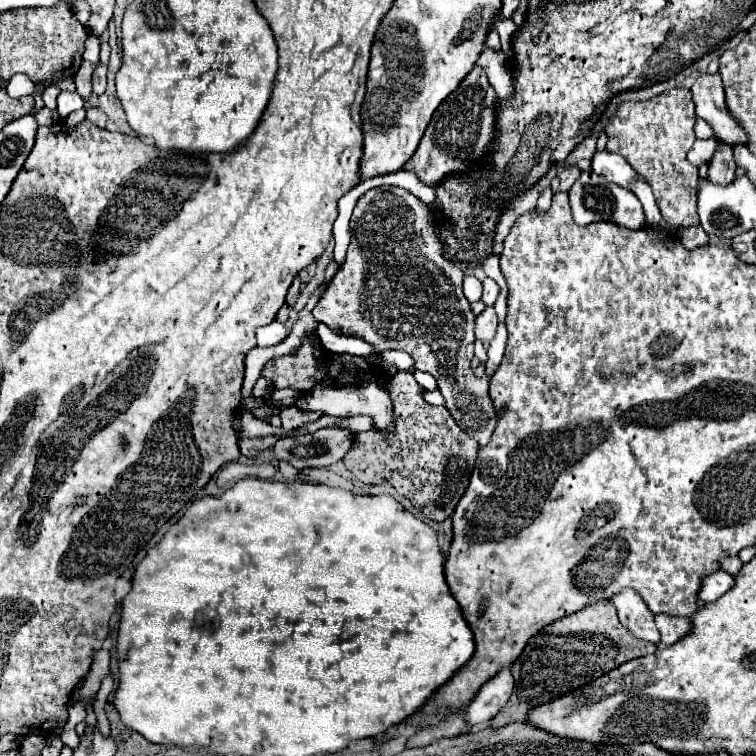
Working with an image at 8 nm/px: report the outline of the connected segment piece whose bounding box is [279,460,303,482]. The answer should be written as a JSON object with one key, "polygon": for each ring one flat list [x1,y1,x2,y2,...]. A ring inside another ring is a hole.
{"polygon":[[281,460,281,462,279,462,279,472,281,472,281,476,283,476,287,482,291,482,291,480,303,480,303,478,299,476,299,470,295,470,287,460]]}

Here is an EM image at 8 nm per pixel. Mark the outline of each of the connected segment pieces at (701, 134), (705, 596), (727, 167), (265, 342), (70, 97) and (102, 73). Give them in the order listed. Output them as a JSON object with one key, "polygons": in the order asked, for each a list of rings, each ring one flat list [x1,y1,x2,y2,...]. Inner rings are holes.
{"polygons":[[[697,118,697,122,695,122,695,134,697,134,697,138,717,138,713,128,703,118]],[[717,570,715,574,709,574,701,580,701,588,697,592,697,598,703,604,709,604,709,602,721,598,731,586,733,586,733,576,723,570]],[[719,144,713,158,709,160,709,180,717,184,729,184,735,178,735,160,733,160,733,148,729,144]],[[271,322,267,326,263,326,261,330,257,330,257,344,259,346,271,346,271,344,279,344,289,336,289,330,285,324,281,322]],[[61,92,57,98,57,112,61,118,83,108,83,98,77,92]],[[97,64,95,72,93,72,93,92,95,94,103,94,105,92,105,84,107,84,108,68,105,64]]]}

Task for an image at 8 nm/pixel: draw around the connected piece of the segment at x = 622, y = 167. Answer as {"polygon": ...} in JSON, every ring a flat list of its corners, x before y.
{"polygon":[[599,150,591,158,591,170,599,176,603,176,607,182,615,182,619,186,629,188,637,172,621,158,621,154,609,152,609,150]]}

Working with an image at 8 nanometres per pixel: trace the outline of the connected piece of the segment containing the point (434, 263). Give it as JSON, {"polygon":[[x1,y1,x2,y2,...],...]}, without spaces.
{"polygon":[[381,186,369,190,359,198,351,216,351,244,343,266,329,282,323,298,313,308,315,320,329,326,333,332,353,336,371,344,373,352,401,350,413,356,415,370,429,372,437,378,437,388,445,398,445,406,451,412,457,426,485,446,495,428,495,410,489,398,489,378,475,376,471,370,473,360,473,324,475,316,467,298,463,296,463,272,451,260,443,256,439,238,435,236,435,224,429,208,417,200,409,190,395,186]]}

